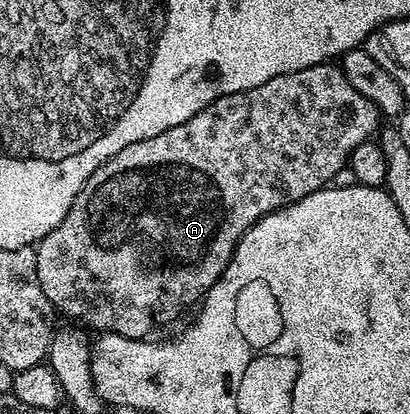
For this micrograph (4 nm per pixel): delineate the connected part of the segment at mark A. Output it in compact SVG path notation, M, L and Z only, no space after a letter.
M325 61L290 73L282 73L254 89L218 97L213 103L208 103L206 109L194 113L190 121L182 121L182 125L174 125L158 133L158 137L150 137L134 145L126 145L122 153L114 153L114 157L110 157L102 166L94 169L86 185L82 185L78 197L74 197L66 217L62 217L60 224L35 244L36 268L38 269L38 281L42 285L42 293L46 293L53 312L60 314L61 311L68 318L65 320L73 324L91 329L93 332L96 330L96 333L113 331L122 337L147 340L151 336L148 334L151 333L156 319L162 323L183 307L192 302L195 304L216 284L218 277L232 259L240 238L259 219L264 219L270 213L280 211L290 206L291 203L297 203L302 197L329 186L335 180L332 178L340 170L343 172L347 168L350 153L358 149L358 145L369 142L377 134L381 126L380 122L382 123L382 116L378 108L369 99L362 97L362 93L358 93L358 89L354 89L350 81L346 81L344 70L332 61Z

